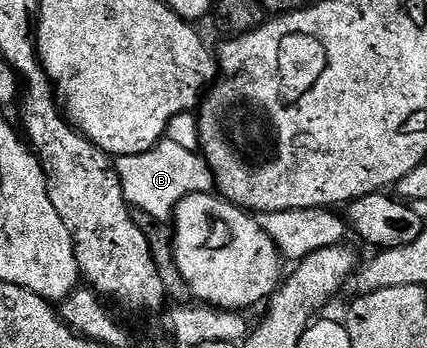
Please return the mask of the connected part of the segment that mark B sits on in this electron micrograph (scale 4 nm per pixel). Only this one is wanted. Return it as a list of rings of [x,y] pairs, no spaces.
[[[163,140],[151,150],[136,156],[117,159],[120,184],[127,202],[136,210],[156,216],[156,220],[169,223],[174,217],[174,208],[180,200],[193,194],[208,194],[215,189],[214,174],[201,153],[189,150],[178,142]]]

